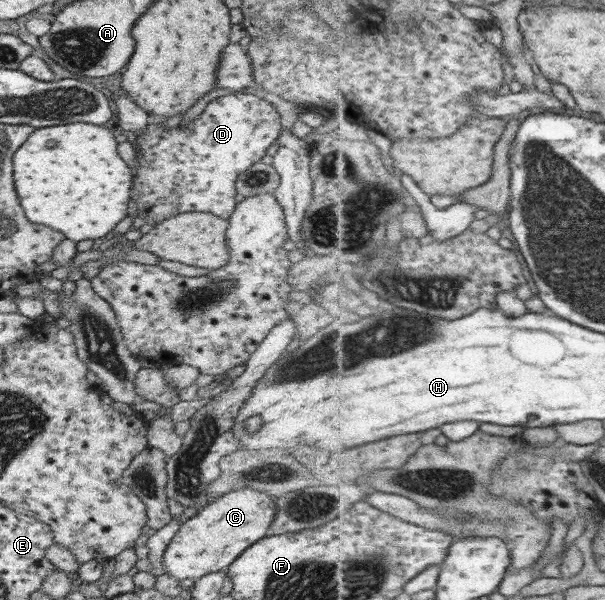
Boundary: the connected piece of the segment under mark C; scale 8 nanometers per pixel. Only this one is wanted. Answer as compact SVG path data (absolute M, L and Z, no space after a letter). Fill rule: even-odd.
M252 488L232 490L212 499L193 517L181 523L167 543L160 560L164 574L179 581L187 578L195 580L228 568L247 546L267 536L275 512L275 499L275 496Z

